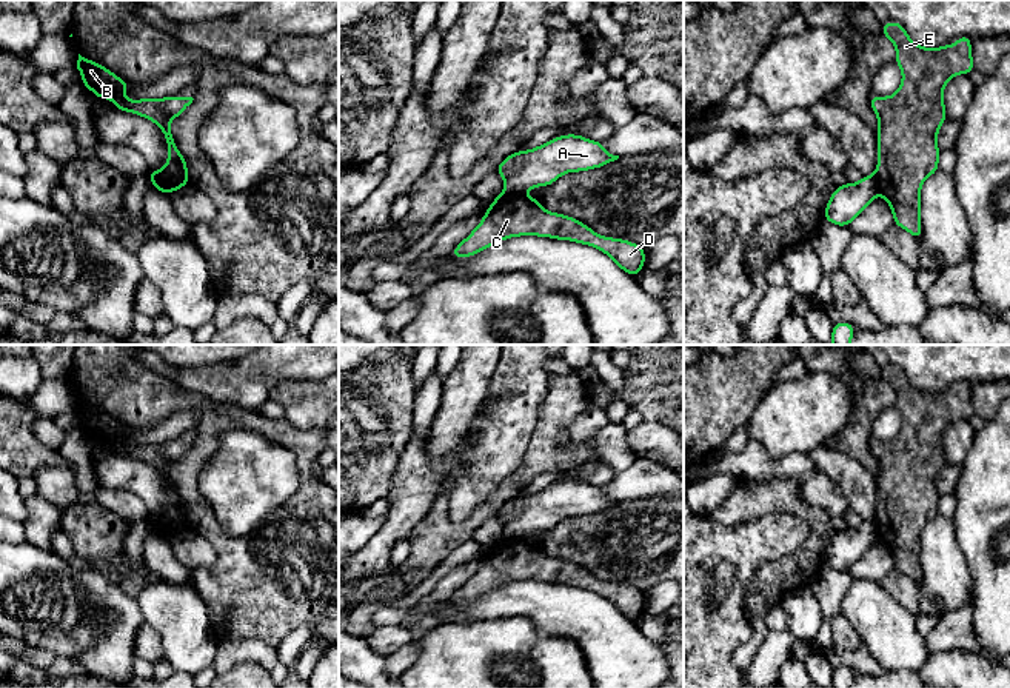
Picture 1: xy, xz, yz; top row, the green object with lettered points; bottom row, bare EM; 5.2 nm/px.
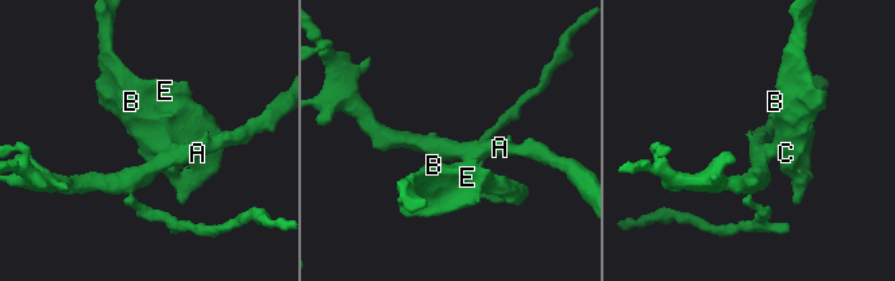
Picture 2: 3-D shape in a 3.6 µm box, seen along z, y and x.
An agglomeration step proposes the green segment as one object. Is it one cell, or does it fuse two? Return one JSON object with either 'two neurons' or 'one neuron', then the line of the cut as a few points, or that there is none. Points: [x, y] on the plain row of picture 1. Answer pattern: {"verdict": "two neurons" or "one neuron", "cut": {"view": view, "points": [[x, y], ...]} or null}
{"verdict": "two neurons", "cut": {"view": "xz", "points": [[504, 536], [522, 539]]}}

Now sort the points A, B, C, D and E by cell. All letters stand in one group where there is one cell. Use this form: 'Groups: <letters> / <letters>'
Groups: A / B C D E

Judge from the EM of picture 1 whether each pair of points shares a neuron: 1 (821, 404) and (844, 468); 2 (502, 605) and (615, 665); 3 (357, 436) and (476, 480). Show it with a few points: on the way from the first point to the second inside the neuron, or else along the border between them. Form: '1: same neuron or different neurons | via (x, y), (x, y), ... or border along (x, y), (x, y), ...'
1: different neurons | border along (826, 444), (809, 453)
2: same neuron | via (533, 605), (568, 611), (593, 634)
3: different neurons | border along (413, 433), (399, 457), (391, 487)

